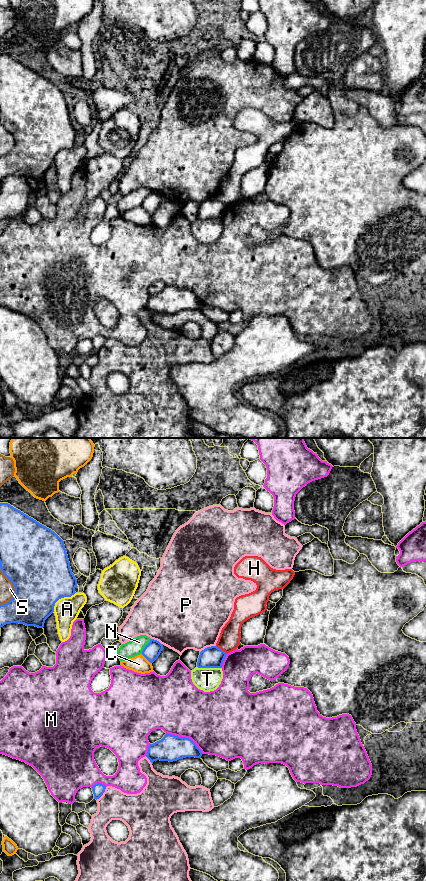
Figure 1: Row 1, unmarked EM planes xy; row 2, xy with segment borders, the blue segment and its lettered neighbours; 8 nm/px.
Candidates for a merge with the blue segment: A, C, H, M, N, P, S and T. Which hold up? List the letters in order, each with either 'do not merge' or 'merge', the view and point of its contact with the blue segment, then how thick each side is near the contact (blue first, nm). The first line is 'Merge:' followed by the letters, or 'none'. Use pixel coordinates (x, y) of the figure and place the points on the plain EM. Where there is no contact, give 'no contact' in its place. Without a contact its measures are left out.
Merge: none
A: do not merge; meets blue in xy at (61, 149); 480 nm thick on the blue side, 200 nm on the other
C: do not merge; meets blue in xy at (146, 210); 130 nm thick on the blue side, 140 nm on the other
H: do not merge; meets blue in xy at (221, 202); 180 nm thick on the blue side, 170 nm on the other
M: do not merge; meets blue in xy at (184, 289); 220 nm thick on the blue side, 440 nm on the other
N: do not merge; meets blue in xy at (145, 198); 130 nm thick on the blue side, 130 nm on the other
P: do not merge; meets blue in xy at (207, 199); 180 nm thick on the blue side, 460 nm on the other
S: do not merge; meets blue in xy at (14, 138); 500 nm thick on the blue side, 120 nm on the other
T: do not merge; meets blue in xy at (209, 219); 180 nm thick on the blue side, 190 nm on the other

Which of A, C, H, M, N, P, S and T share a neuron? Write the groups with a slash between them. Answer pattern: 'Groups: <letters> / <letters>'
Groups: A / C / H / M / N / P / S / T

